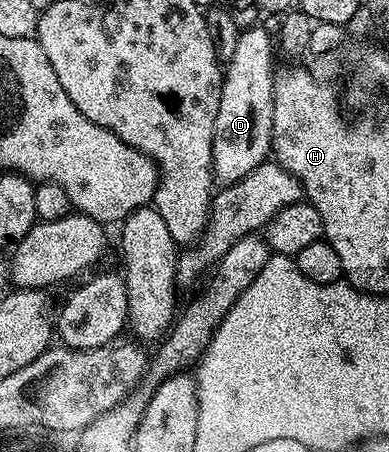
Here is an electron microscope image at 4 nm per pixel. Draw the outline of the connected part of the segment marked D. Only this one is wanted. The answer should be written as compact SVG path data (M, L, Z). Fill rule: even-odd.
M257 24L249 30L239 31L235 36L236 43L232 46L232 55L226 58L223 67L224 87L218 108L218 120L214 124L214 144L212 145L212 173L215 181L220 184L237 182L242 176L249 174L258 164L262 164L272 148L272 129L274 128L274 84L272 75L272 50L274 54L274 38Z

